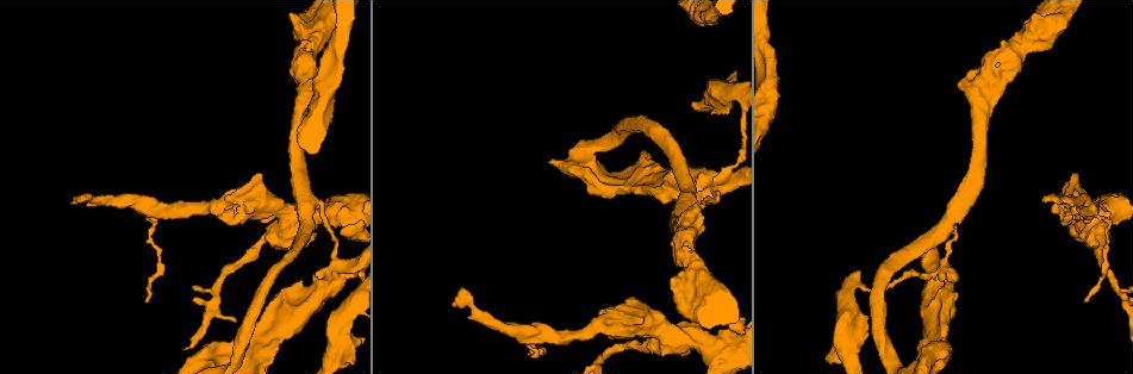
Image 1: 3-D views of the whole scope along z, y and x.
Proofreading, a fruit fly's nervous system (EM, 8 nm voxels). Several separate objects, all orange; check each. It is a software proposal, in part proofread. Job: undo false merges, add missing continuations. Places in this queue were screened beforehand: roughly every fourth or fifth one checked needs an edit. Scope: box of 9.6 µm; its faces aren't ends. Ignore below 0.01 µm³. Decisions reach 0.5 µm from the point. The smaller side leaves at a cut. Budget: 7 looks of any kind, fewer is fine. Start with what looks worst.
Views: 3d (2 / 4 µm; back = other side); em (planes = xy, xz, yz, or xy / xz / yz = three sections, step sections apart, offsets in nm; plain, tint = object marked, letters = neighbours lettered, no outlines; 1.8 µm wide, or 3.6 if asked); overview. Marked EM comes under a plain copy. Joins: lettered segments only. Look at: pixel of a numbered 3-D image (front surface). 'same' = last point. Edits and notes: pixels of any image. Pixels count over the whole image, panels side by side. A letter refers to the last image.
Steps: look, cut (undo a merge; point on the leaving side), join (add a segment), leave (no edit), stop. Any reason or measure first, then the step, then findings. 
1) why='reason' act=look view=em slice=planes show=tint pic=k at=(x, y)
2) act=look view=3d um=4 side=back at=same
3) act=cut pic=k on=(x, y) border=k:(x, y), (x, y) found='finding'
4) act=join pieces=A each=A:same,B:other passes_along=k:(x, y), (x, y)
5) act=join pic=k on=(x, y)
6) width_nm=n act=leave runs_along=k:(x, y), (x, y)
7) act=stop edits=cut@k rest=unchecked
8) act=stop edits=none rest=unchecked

why='sharp bend' act=look view=em slice=yz step=8 show=letters pic=1 at=(694, 285)

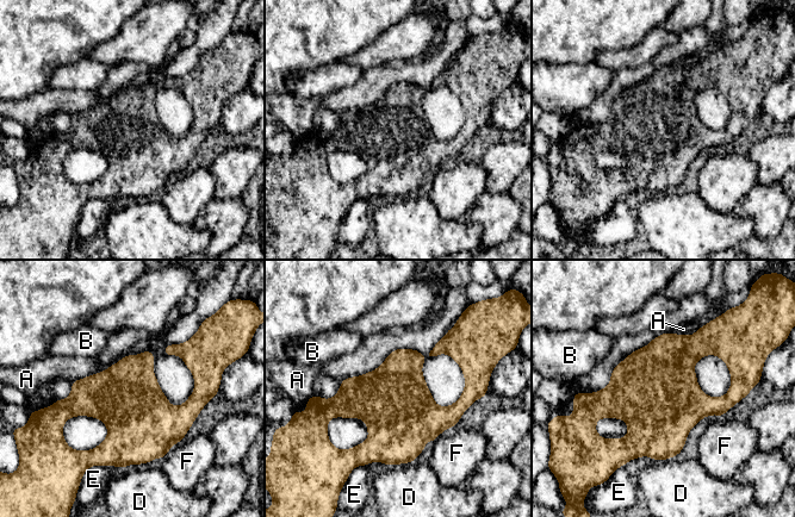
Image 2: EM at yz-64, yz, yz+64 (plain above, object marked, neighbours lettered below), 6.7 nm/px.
act=leave each=A:other,B:other,D:other,E:other,F:other border=2:(426, 355), (395, 348), (340, 380) found='one neuron here'

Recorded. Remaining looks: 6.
why='sharp bend' act=look view=3d um=2 pic=1 at=(935, 285)

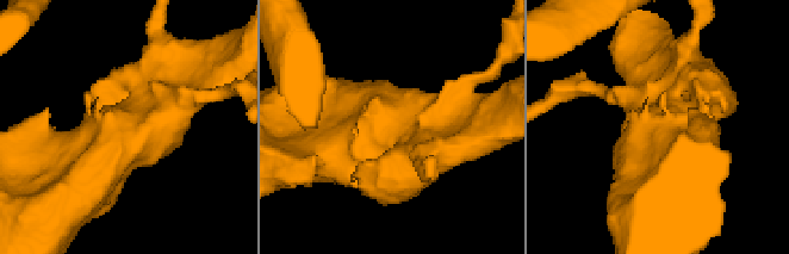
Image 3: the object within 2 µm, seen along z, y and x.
act=look view=em slice=planes show=tint pic=3 at=(655, 126)

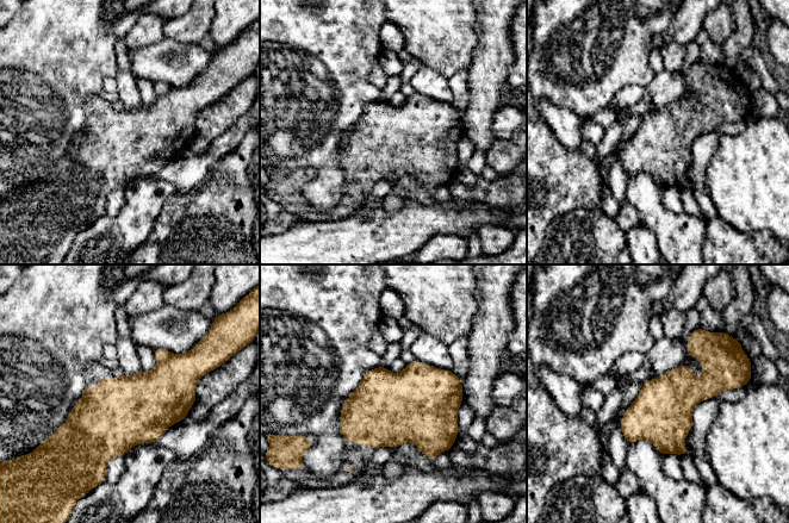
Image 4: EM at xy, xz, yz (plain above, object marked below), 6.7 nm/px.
act=look view=em slice=planes show=letters at=same

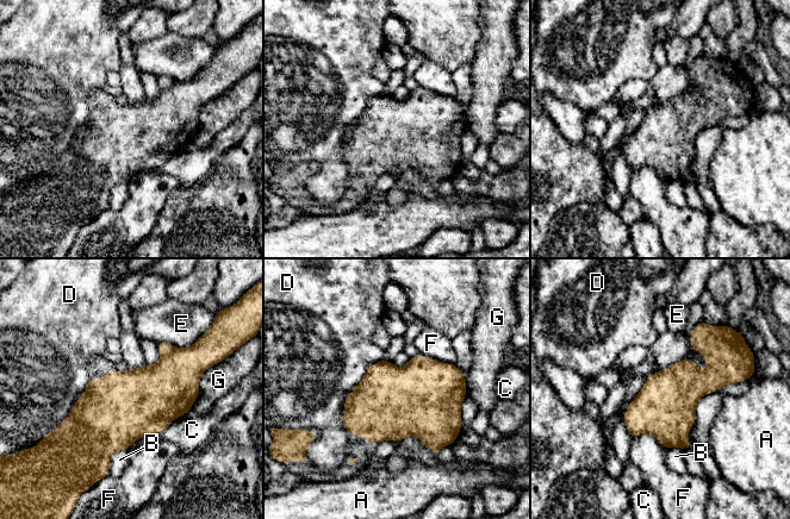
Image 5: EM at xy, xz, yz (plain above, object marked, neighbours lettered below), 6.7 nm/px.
act=cut pic=5 on=(165, 348) each=A:other,B:other,C:other,D:other,E:other,F:other,G:other border=5:(175, 348), (161, 357) found='a second neuron is stuck on'

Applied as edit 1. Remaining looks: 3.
why='abrupt turn' act=look view=em um=3.6 slice=yz step=8 show=tint pic=1 at=(291, 224)

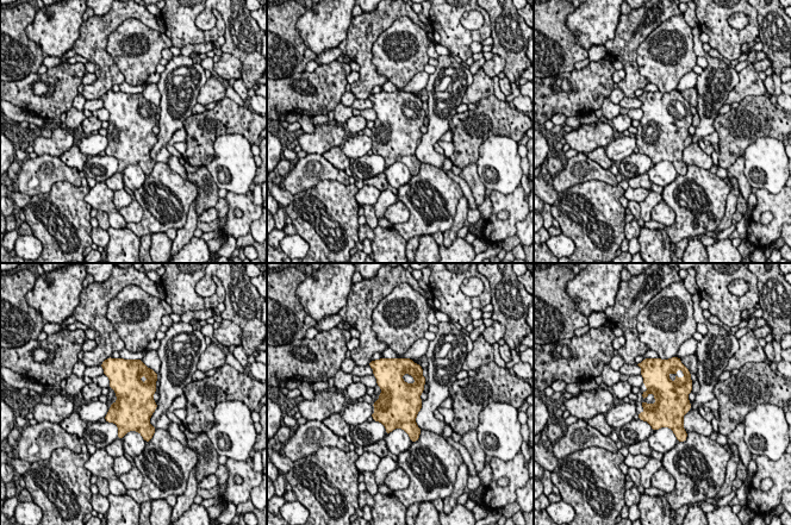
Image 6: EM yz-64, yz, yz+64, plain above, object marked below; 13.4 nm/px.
why='another direction' act=look view=em um=3.6 slice=planes show=letters at=same

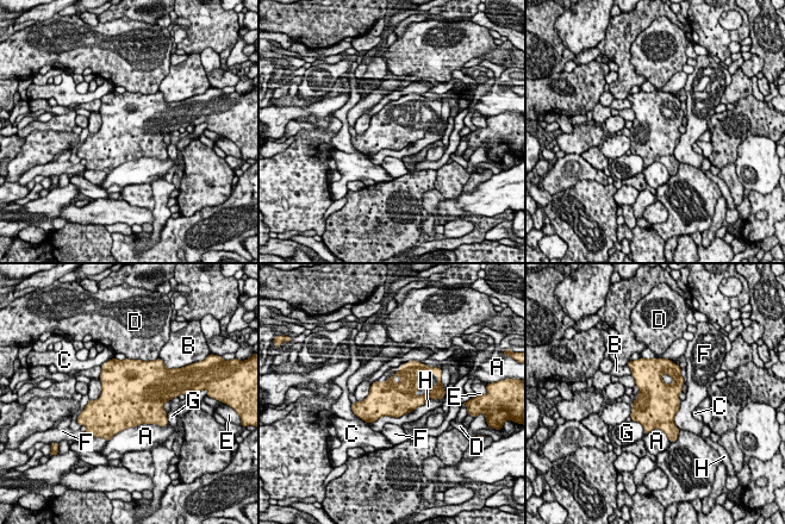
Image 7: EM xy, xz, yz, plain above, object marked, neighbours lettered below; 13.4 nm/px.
width_nm=550 act=leave each=A:other,B:other,C:other,D:other,E:other,F:other,G:other,H:other border=7:(433, 398), (369, 424) found='continuous, no second neuron'

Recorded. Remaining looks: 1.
act=stop edits=cut@5 rest=unchecked

